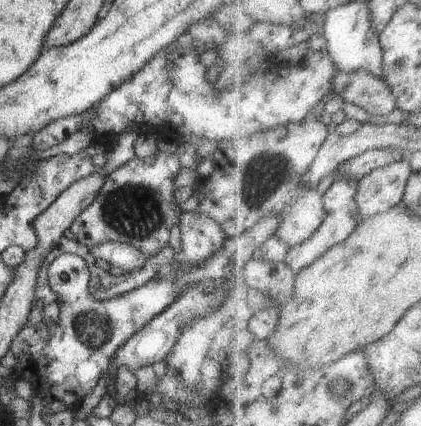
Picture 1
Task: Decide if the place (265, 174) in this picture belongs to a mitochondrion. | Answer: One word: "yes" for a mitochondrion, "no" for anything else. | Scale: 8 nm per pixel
yes

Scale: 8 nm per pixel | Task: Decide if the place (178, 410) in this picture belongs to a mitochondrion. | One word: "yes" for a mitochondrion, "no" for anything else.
no

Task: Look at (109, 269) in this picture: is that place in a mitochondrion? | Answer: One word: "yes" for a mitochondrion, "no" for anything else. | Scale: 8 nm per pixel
no

